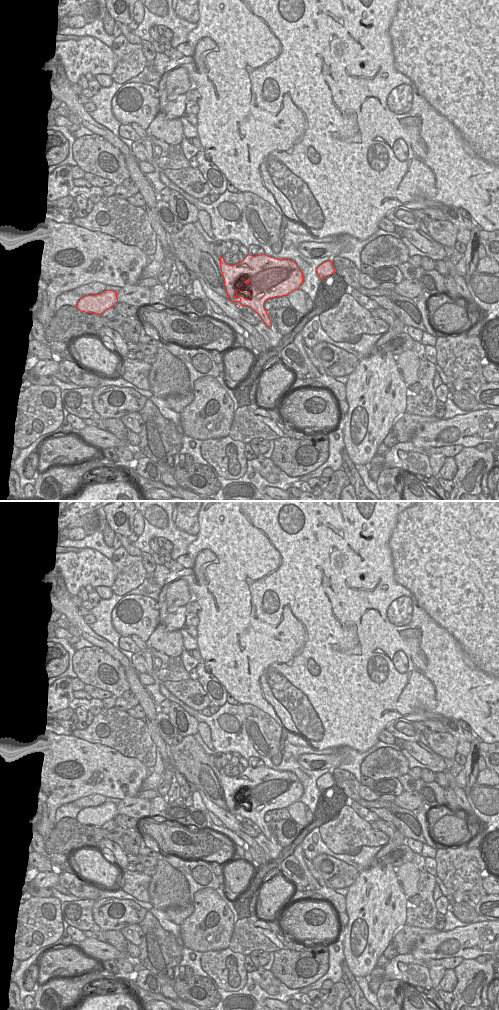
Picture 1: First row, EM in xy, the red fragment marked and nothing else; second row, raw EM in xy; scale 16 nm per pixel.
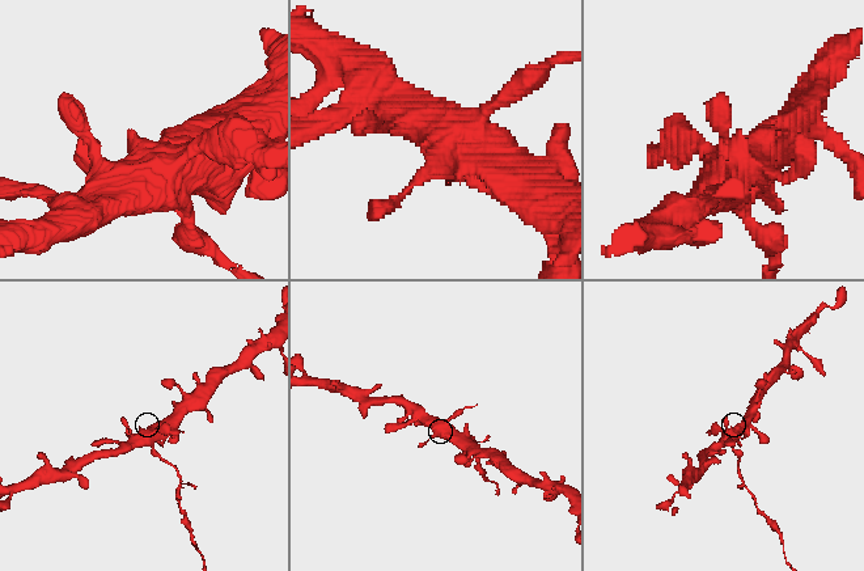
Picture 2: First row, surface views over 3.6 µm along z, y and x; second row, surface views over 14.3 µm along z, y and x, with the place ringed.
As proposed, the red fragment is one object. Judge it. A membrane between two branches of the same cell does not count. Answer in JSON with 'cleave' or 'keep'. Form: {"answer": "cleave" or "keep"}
{"answer": "cleave"}

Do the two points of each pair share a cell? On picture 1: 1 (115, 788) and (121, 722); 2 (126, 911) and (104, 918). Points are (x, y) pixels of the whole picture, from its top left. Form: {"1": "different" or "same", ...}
{"1": "different", "2": "same"}

